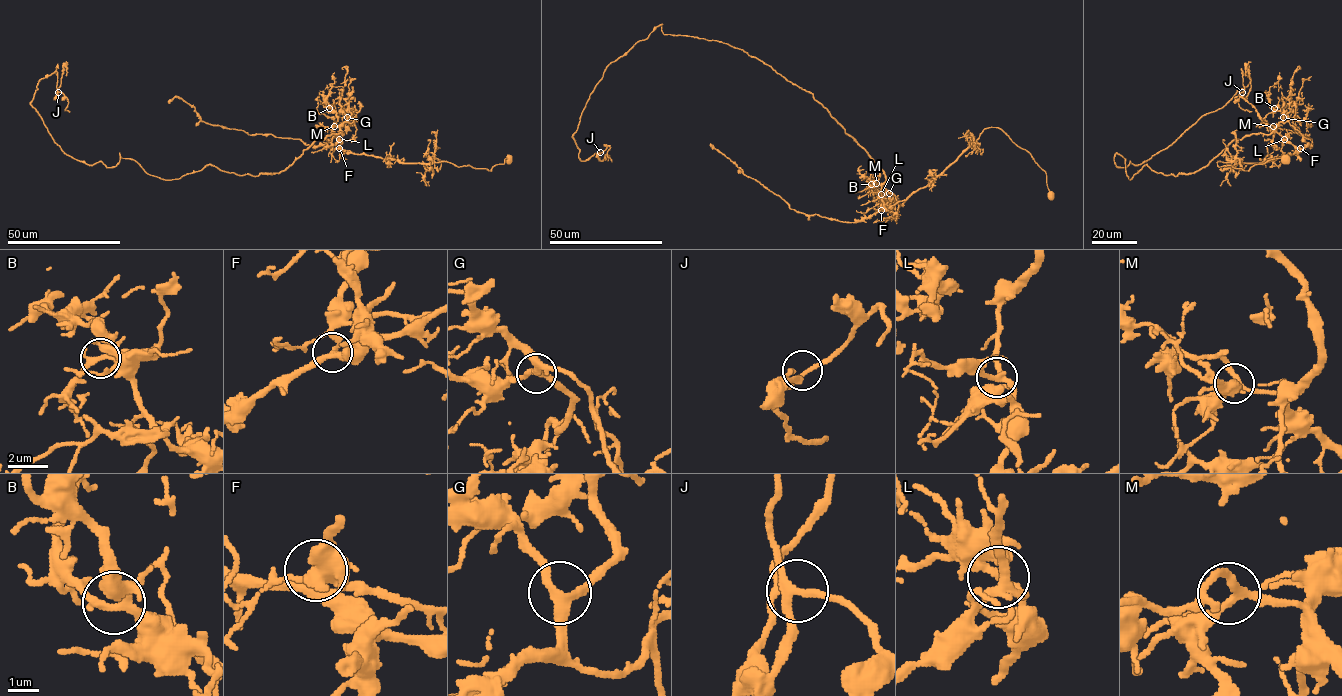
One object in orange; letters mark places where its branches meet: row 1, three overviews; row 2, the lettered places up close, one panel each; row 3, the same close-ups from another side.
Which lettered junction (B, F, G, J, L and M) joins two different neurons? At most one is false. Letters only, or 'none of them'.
F

